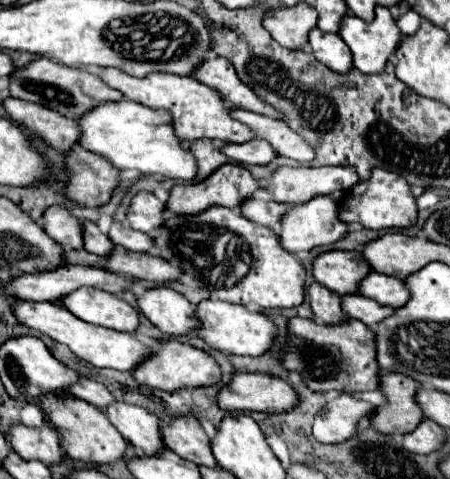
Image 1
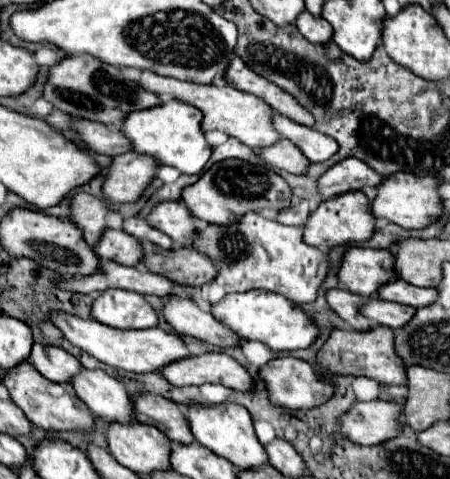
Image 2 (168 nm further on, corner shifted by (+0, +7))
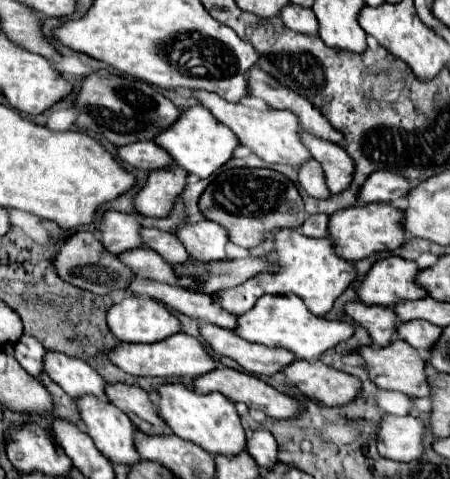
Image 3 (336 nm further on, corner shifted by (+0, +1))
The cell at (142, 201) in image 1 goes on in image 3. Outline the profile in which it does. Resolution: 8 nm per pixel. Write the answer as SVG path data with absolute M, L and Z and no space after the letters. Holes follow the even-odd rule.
M187 221L175 231L177 239L185 245L187 253L199 261L225 261L227 233L213 221Z

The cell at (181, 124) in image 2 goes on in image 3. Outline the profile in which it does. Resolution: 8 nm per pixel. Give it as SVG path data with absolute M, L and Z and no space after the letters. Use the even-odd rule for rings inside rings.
M193 105L181 111L179 119L169 129L157 133L153 141L171 155L175 165L185 169L189 175L197 175L201 179L209 177L215 169L225 165L231 159L233 149L239 145L231 129L219 123L203 105Z

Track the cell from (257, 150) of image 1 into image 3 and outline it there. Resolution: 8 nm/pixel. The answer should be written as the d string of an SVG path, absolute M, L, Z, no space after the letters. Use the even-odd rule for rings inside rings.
M309 159L305 161L299 169L297 169L297 179L299 179L299 185L311 195L311 197L317 197L317 199L325 199L329 197L329 189L325 185L325 179L321 175L321 165L315 161L315 159Z

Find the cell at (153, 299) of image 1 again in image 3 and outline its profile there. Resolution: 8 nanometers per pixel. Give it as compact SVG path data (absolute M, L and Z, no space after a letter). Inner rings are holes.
M199 321L199 333L203 341L217 353L237 361L245 371L255 375L273 375L289 365L295 355L285 349L273 349L259 343L249 343L229 329L213 323Z

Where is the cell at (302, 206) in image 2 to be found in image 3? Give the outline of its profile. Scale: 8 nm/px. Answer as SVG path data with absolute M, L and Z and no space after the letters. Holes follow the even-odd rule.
M309 215L301 225L301 231L307 237L327 237L327 219L329 215Z

